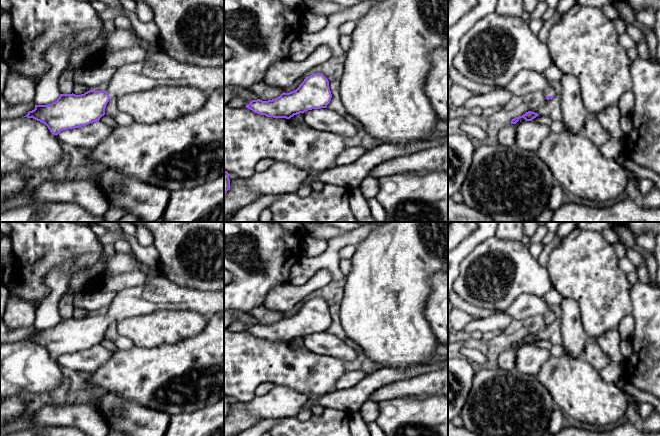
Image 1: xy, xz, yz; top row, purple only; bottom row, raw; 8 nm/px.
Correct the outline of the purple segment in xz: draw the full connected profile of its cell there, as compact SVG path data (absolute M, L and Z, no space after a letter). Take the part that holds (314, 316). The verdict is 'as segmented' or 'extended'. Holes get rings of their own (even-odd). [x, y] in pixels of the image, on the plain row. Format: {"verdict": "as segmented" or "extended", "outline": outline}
{"verdict": "as segmented", "outline": "M313 297L296 314L268 325L252 324L245 331L267 341L290 343L308 334L326 332L331 322L328 303L322 297Z"}

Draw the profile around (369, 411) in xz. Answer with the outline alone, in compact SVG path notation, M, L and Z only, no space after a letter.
M366 400L361 406L359 414L367 424L376 422L379 416L379 404L374 401Z

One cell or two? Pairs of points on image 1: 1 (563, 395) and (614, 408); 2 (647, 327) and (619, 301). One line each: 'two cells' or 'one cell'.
1: one cell
2: two cells

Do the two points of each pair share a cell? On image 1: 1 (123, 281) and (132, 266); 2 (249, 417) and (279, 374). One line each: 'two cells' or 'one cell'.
1: two cells
2: two cells

